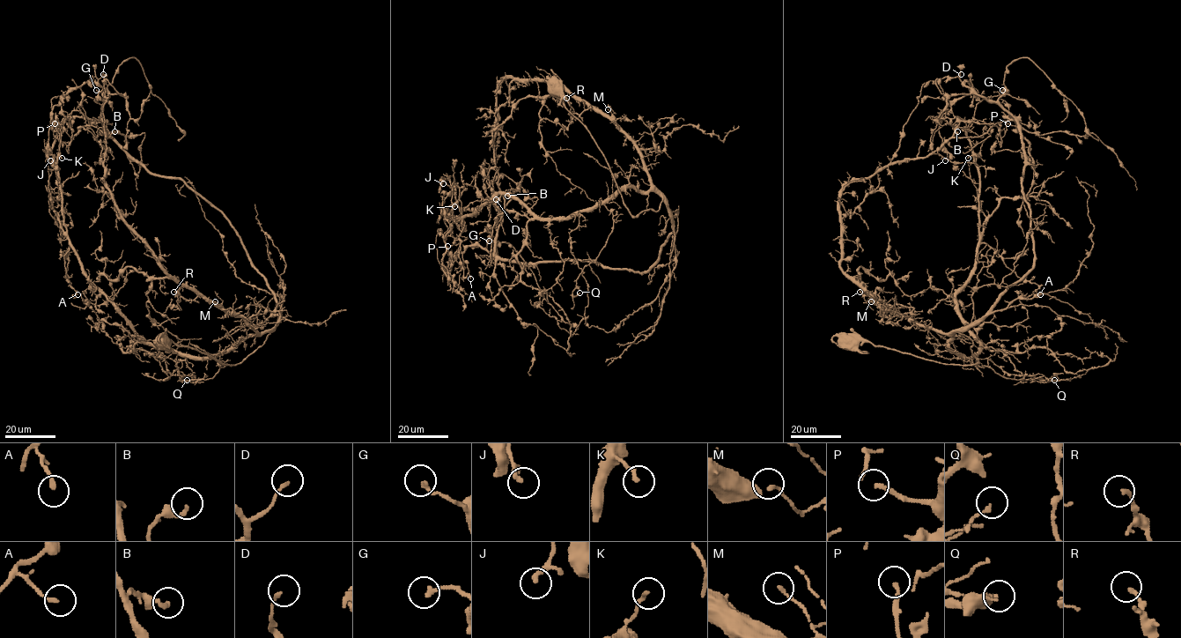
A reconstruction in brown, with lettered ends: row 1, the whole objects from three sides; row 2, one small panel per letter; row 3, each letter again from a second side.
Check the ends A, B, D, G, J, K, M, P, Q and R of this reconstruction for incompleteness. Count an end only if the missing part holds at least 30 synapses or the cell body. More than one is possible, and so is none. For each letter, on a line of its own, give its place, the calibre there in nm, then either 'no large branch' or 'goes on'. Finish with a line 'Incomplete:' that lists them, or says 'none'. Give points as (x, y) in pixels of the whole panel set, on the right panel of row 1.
A: (1040, 294) | 180 nm | no large branch
B: (957, 131) | 190 nm | no large branch
D: (961, 74) | 150 nm | no large branch
G: (1002, 90) | 180 nm | no large branch
J: (945, 160) | 160 nm | no large branch
K: (968, 158) | 200 nm | no large branch
M: (871, 301) | 160 nm | no large branch
P: (1007, 123) | 200 nm | goes on
Q: (1054, 380) | 100 nm | no large branch
R: (859, 292) | 180 nm | no large branch
Incomplete: P

